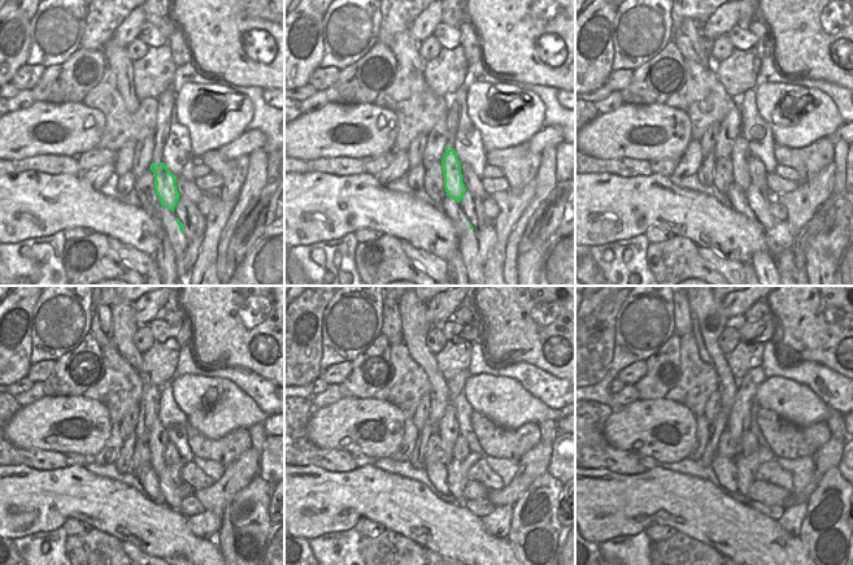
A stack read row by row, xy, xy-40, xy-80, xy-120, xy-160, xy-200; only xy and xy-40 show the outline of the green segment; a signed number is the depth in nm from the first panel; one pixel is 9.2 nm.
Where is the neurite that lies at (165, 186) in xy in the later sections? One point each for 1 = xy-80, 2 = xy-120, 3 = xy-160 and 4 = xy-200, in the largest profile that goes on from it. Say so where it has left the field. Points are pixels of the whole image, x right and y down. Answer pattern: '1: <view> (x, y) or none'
1: xy-80 (740, 153)
2: xy-120 (159, 439)
3: xy-160 (448, 431)
4: xy-200 (739, 422)

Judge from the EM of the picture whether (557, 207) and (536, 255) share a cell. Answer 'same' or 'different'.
different

